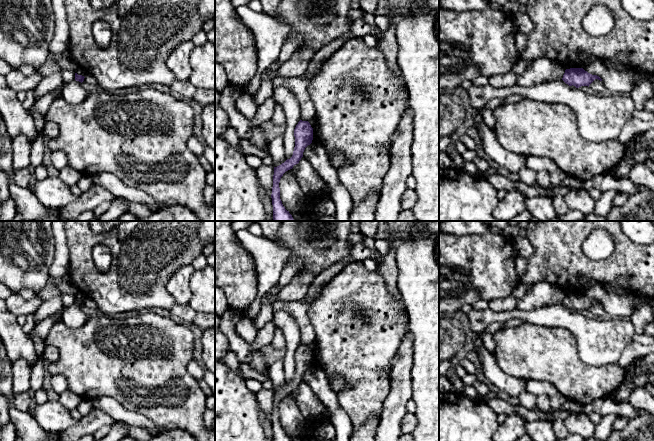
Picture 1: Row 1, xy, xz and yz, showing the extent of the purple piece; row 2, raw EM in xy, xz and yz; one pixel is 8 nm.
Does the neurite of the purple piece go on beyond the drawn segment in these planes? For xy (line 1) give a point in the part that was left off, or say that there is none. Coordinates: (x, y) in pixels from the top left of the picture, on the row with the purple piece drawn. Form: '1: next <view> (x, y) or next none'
1: next none

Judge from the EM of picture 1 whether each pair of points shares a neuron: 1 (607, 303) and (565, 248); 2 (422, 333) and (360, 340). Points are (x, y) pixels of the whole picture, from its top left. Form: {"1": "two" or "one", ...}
{"1": "two", "2": "two"}

